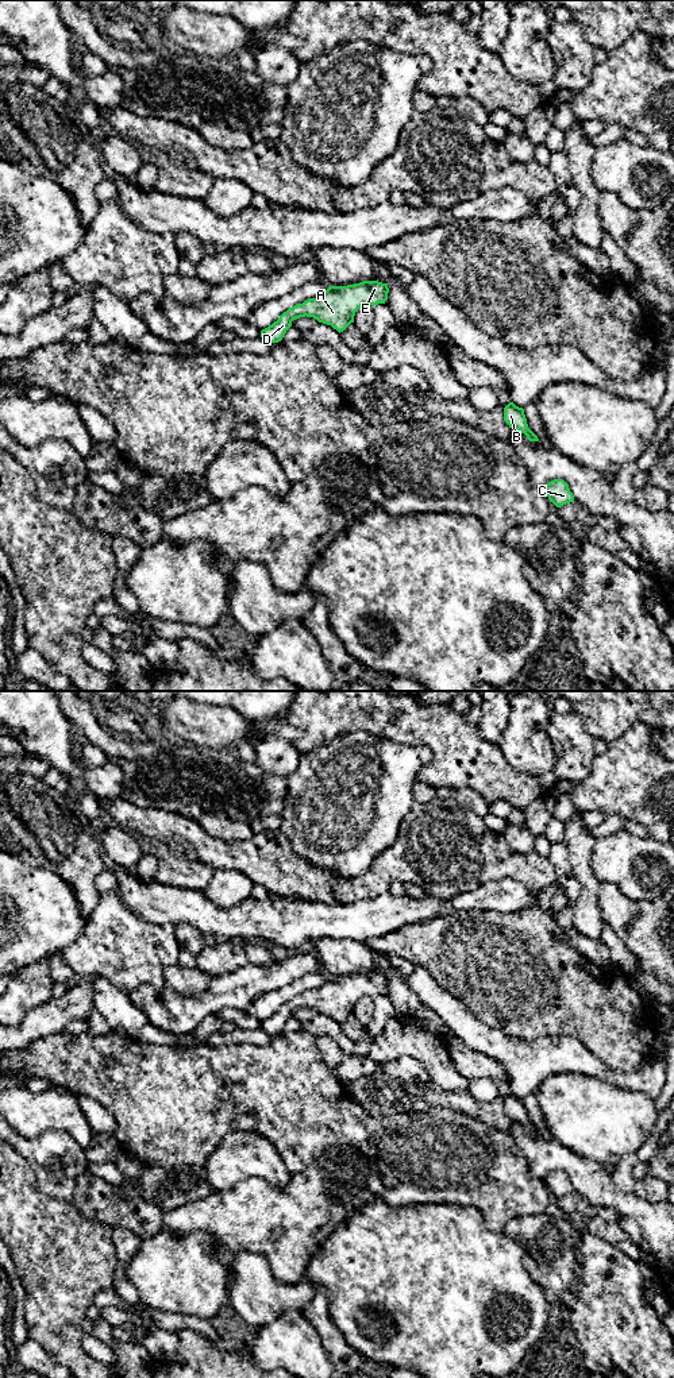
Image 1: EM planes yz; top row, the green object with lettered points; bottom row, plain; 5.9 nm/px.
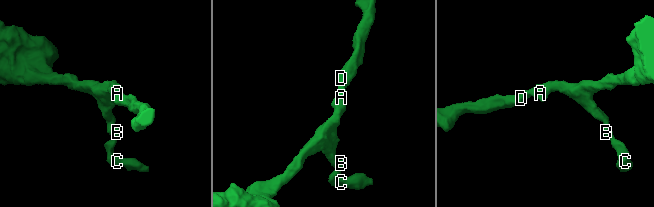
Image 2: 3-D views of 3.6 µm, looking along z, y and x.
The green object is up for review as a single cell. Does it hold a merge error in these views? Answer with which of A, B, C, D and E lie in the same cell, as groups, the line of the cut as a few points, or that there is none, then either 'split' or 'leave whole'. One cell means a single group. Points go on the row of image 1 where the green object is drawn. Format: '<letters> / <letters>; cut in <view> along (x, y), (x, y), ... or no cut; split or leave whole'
A B C D E; no cut; leave whole

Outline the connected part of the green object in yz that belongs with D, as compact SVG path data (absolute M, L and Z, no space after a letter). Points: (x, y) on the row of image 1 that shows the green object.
M378 281L330 286L321 296L289 308L277 321L261 331L261 337L270 343L278 343L292 327L292 321L305 316L331 325L340 333L354 323L355 312L361 306L385 304L388 293L388 283Z

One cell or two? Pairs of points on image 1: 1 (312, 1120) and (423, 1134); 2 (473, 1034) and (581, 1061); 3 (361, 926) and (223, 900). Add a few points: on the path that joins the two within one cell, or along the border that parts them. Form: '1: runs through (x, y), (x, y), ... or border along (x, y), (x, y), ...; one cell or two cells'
1: runs through (339, 1120), (350, 1122), (369, 1139), (396, 1139); one cell
2: runs through (500, 1046), (516, 1057), (554, 1057); one cell
3: border along (250, 896), (227, 908), (218, 908), (207, 899); two cells

